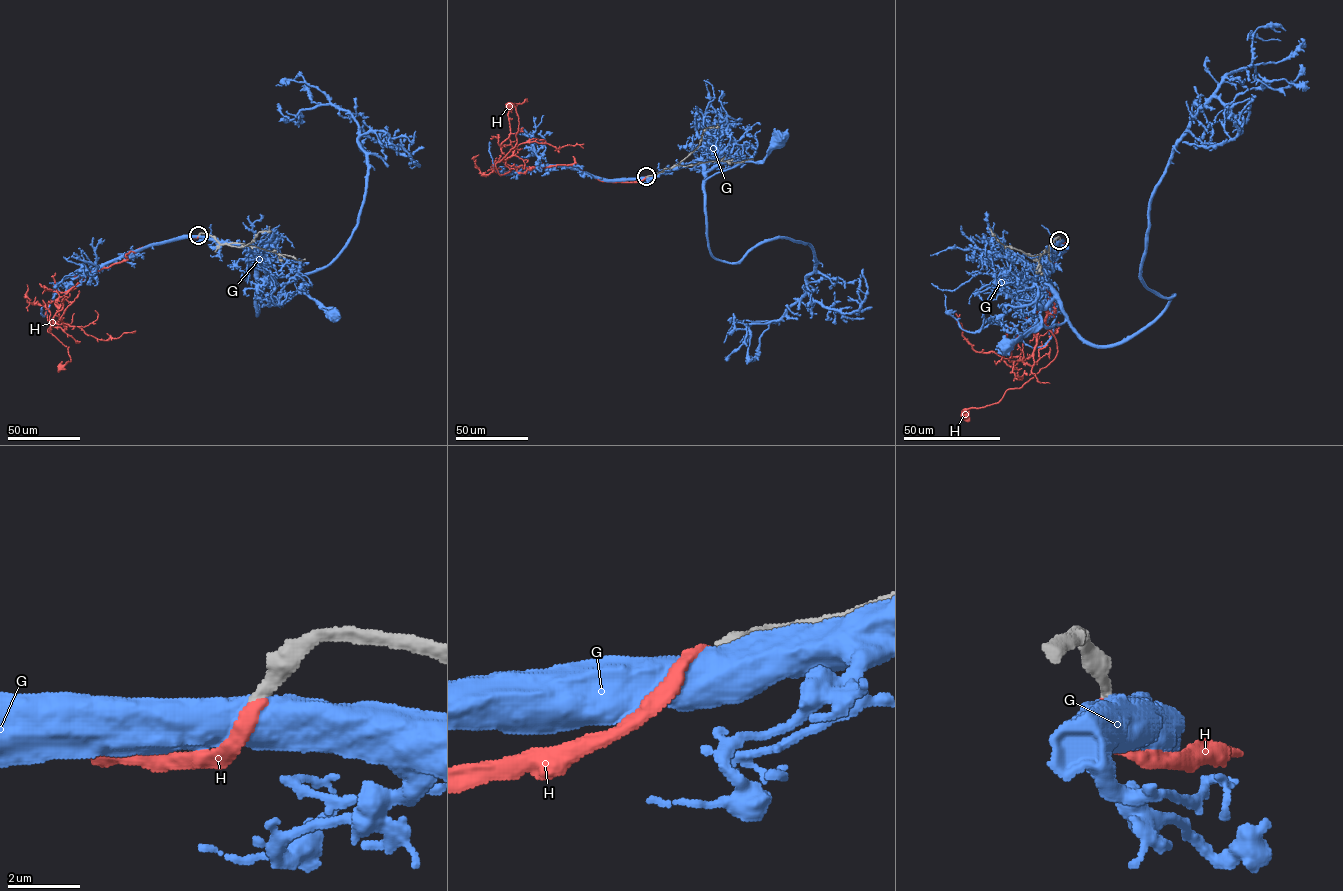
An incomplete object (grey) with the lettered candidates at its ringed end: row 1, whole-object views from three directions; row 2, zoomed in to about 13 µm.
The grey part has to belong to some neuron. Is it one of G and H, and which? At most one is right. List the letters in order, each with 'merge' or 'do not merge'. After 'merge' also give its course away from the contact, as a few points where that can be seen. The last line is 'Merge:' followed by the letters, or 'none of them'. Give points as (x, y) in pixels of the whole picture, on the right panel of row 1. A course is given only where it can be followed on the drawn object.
G: do not merge
H: merge; course (1060, 240), (1064, 251), (1033, 266), (1046, 284), (1055, 358), (997, 402), (964, 415)
Merge: H

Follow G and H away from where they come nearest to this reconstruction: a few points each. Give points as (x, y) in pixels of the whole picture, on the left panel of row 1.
G: (198, 235), (242, 247), (251, 259), (256, 296), (287, 301), (297, 293), (306, 293), (332, 313)
H: (198, 235), (130, 251), (125, 260), (89, 274), (71, 289), (47, 331), (69, 347), (70, 361), (61, 366)

